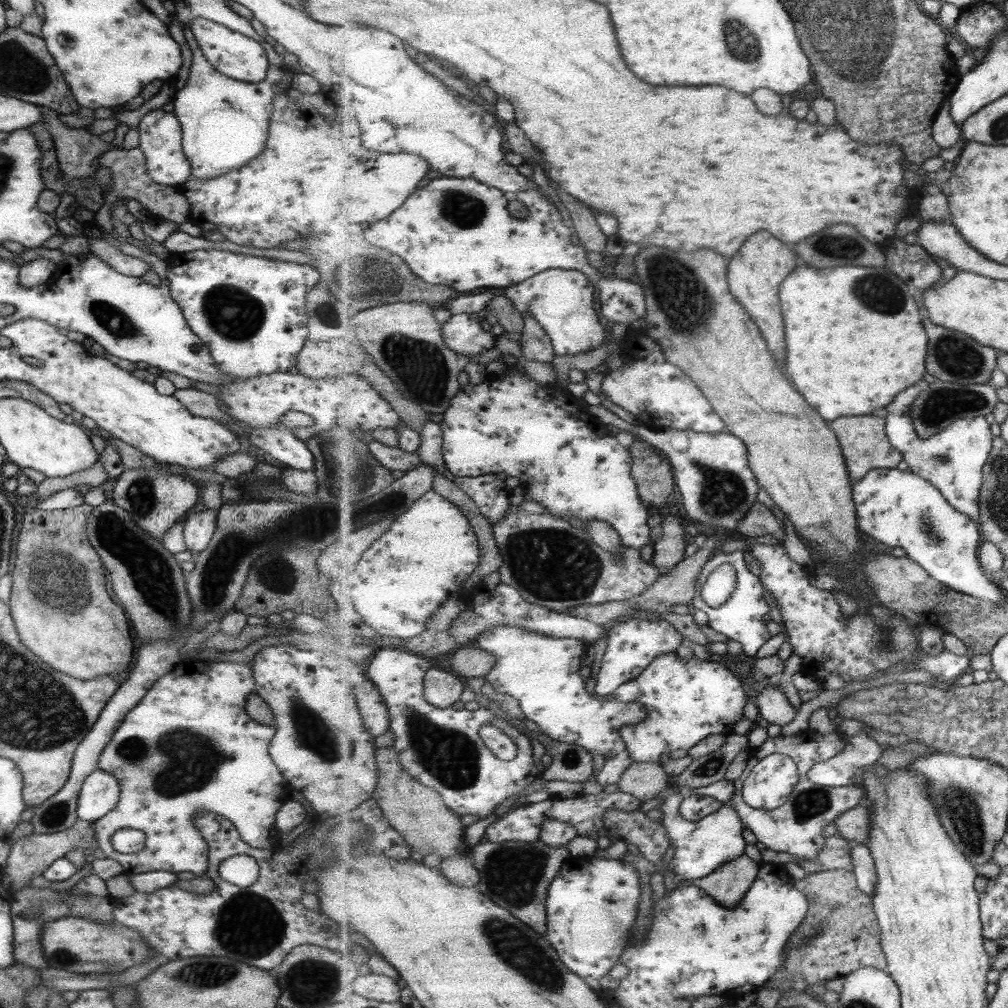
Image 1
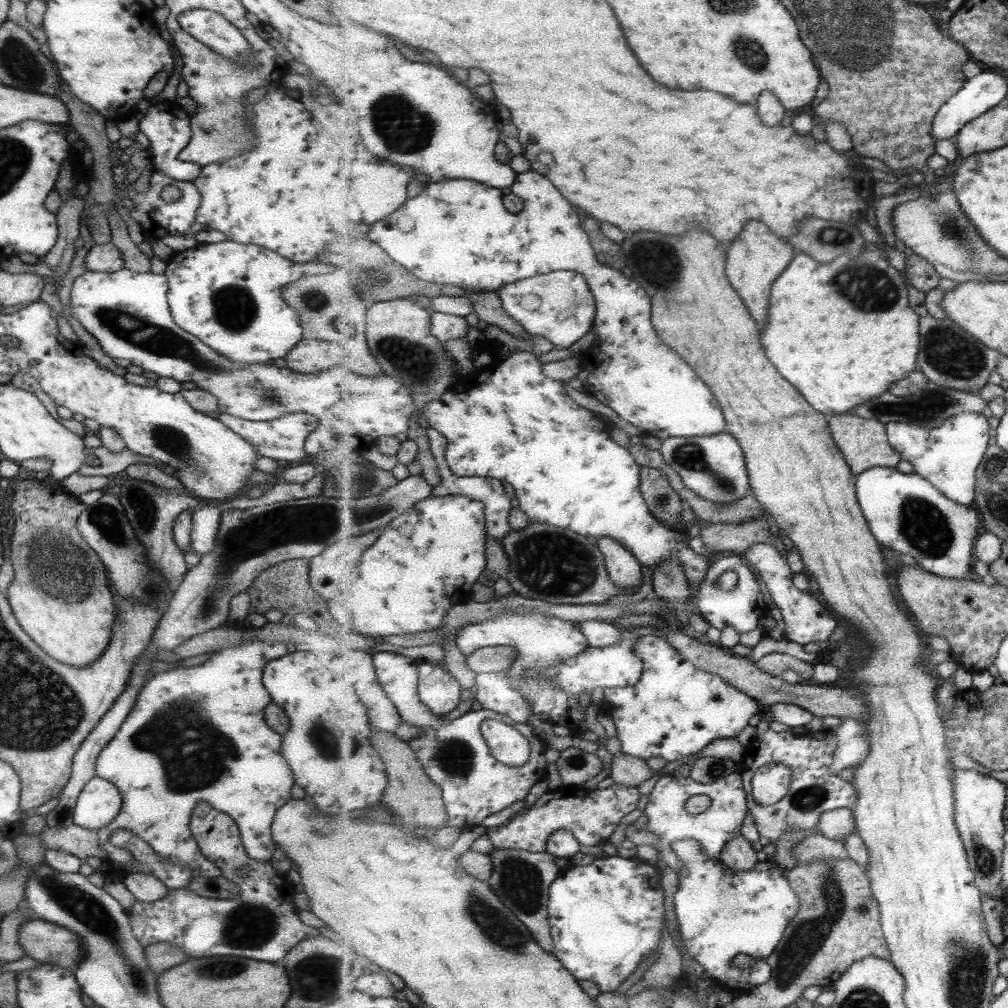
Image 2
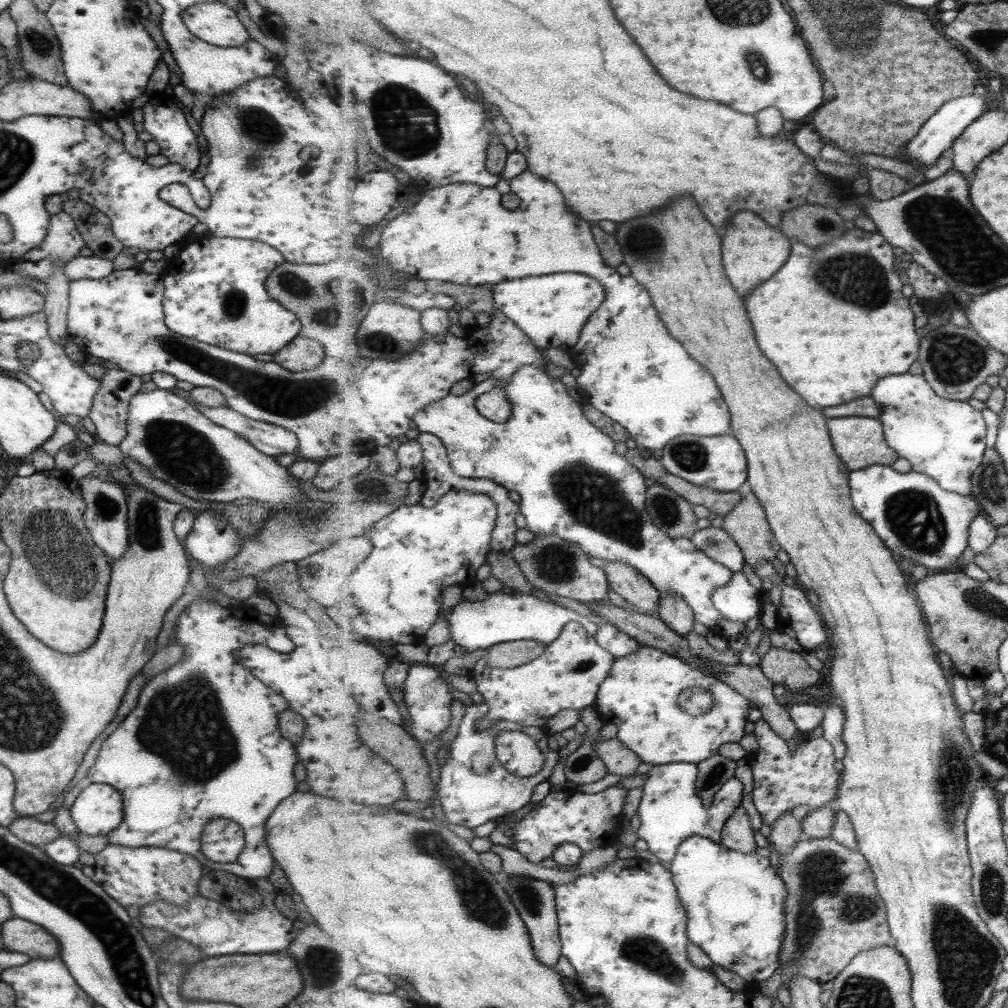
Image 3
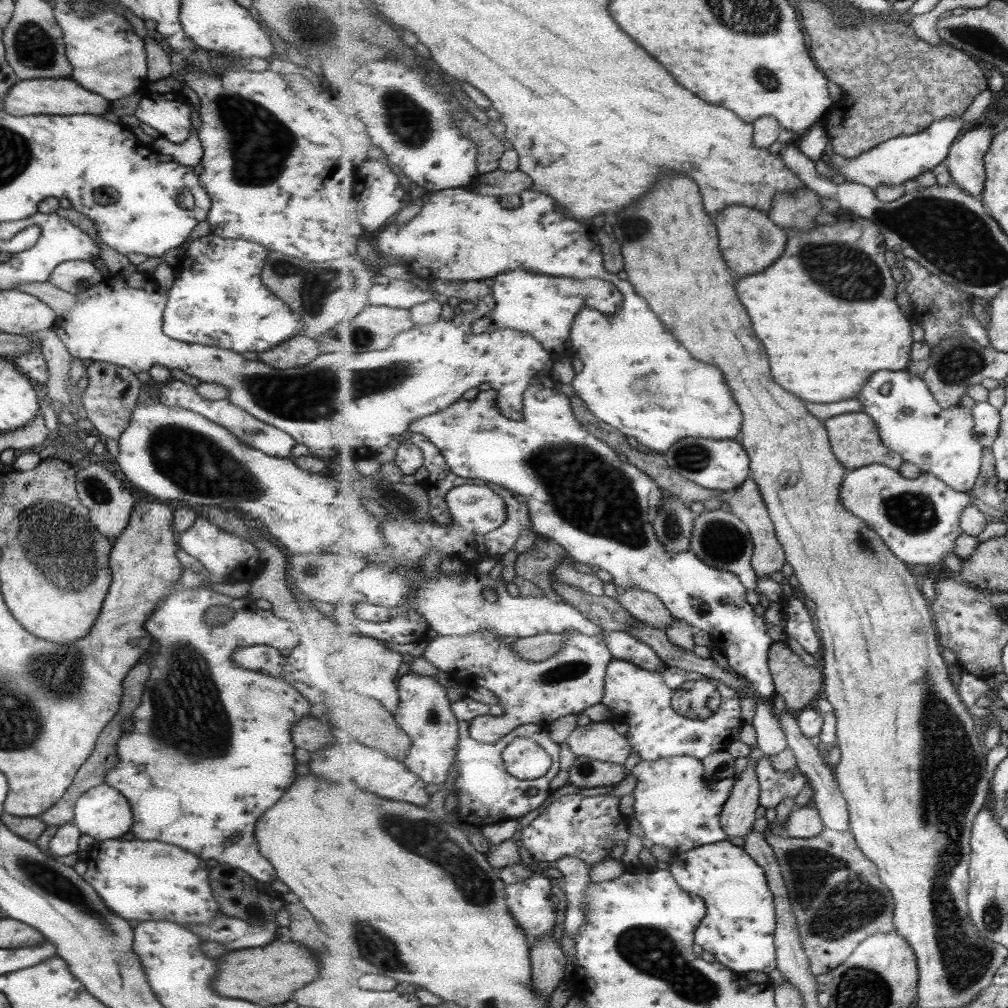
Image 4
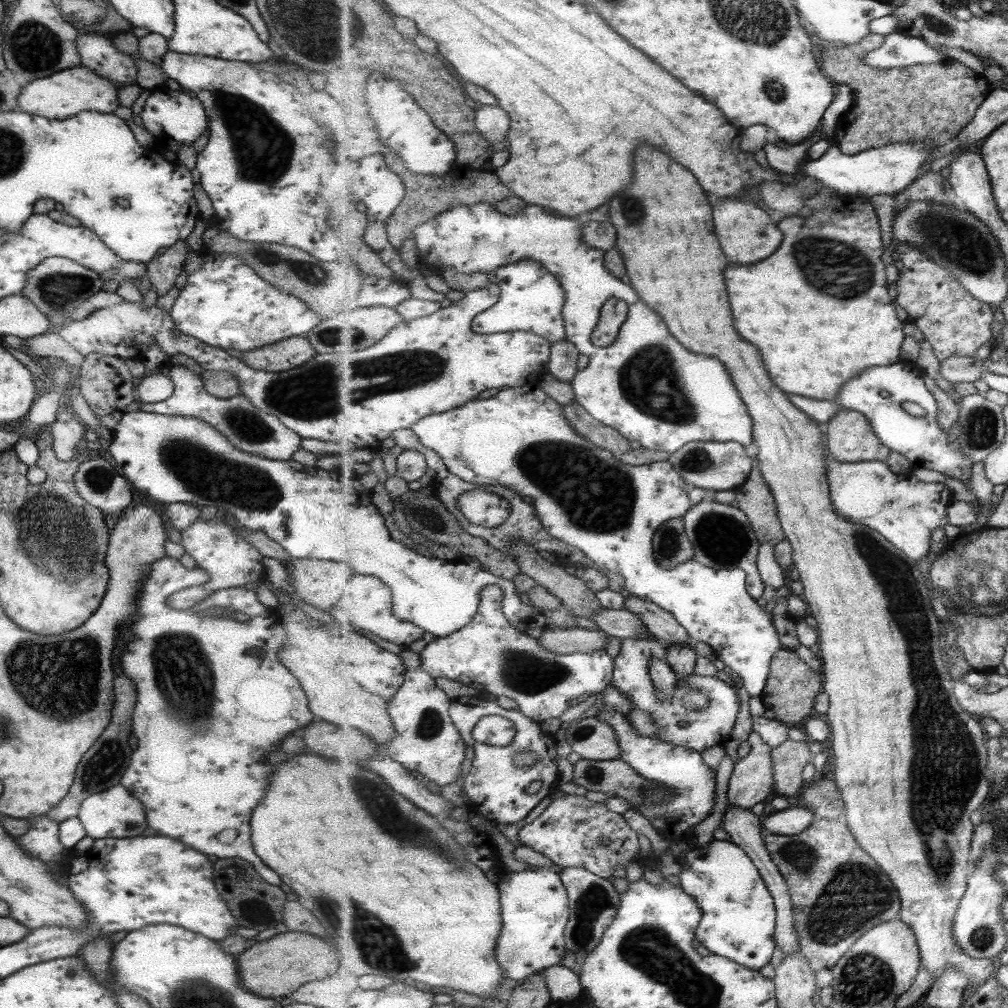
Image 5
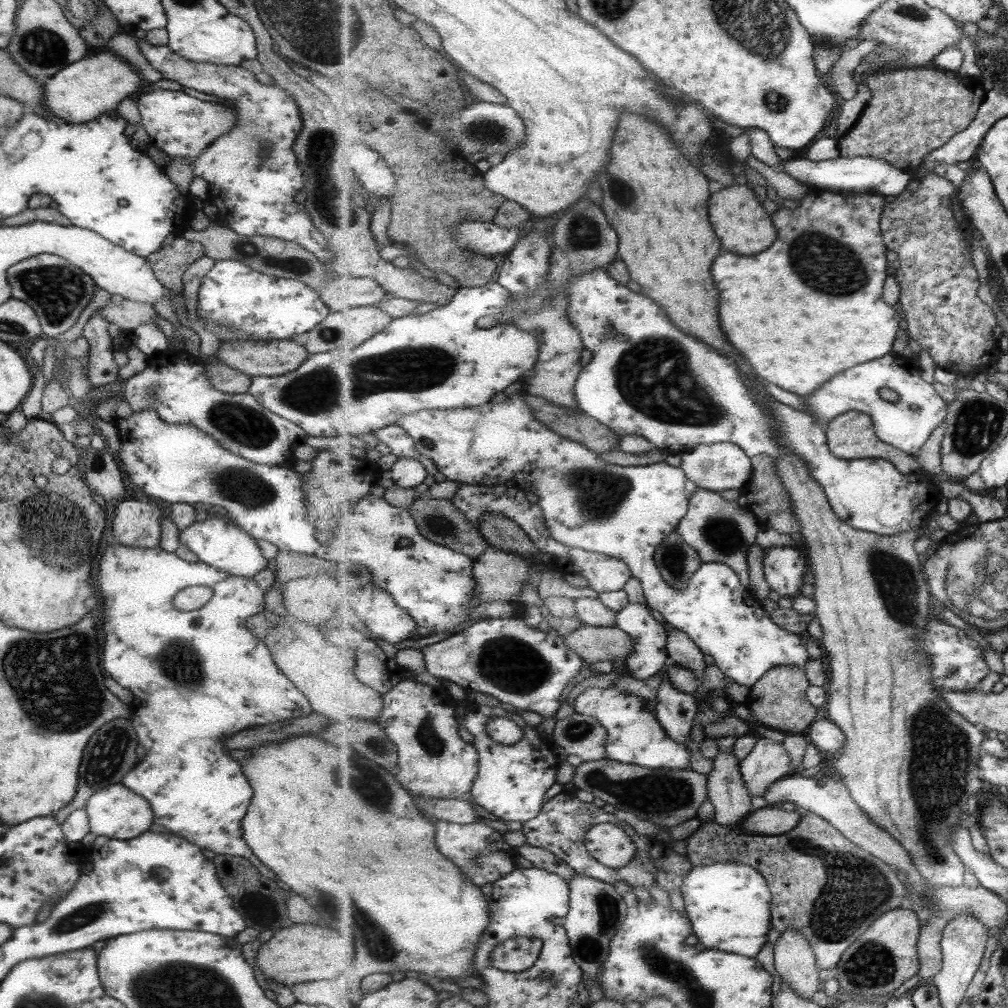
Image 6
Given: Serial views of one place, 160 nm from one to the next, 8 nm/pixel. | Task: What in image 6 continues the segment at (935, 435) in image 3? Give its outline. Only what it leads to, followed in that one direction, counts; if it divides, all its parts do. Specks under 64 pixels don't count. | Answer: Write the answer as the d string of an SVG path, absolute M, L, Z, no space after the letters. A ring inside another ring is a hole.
M889 353L885 358L867 362L863 366L855 366L839 374L823 386L823 390L805 397L808 412L822 423L833 421L833 418L849 411L859 411L870 415L878 438L886 444L903 450L915 457L921 452L931 434L948 415L948 405L934 386L923 379L922 369L916 360L901 358L897 353ZM888 388L899 395L898 402L887 402L879 398L879 390ZM913 405L918 410L913 410Z

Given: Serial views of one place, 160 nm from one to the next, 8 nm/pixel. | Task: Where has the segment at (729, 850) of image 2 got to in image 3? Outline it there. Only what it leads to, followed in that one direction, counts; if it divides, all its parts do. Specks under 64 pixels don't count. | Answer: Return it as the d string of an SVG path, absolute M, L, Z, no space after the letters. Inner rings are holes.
M739 805L726 820L722 830L722 843L727 849L731 848L743 854L757 854L761 851L755 844L755 830L743 806Z

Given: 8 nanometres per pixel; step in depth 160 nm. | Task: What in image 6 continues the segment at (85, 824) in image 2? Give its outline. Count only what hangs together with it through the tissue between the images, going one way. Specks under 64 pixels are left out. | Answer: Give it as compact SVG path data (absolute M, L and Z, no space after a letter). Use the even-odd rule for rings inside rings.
M119 783L96 790L87 799L84 809L90 828L89 832L95 834L95 837L114 840L136 838L138 834L141 834L143 830L147 830L151 826L151 820L153 820L149 804Z

